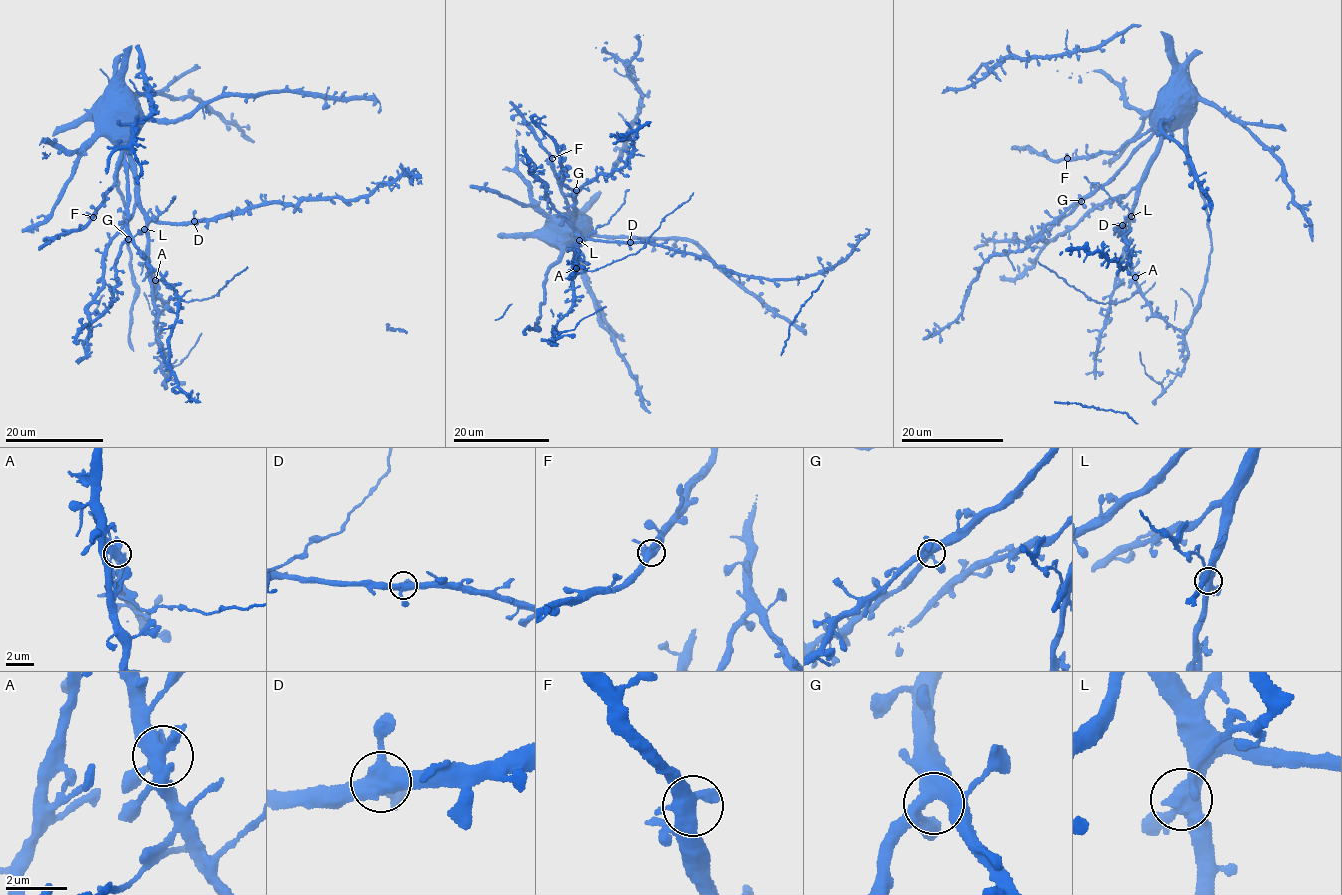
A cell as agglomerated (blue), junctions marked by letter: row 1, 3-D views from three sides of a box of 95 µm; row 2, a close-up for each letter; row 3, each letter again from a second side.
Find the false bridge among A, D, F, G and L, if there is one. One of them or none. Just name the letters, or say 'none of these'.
none of these

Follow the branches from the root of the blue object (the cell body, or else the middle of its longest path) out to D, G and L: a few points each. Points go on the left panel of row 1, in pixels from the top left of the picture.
D: (144, 209), (151, 218), (161, 221), (190, 224), (194, 221)
G: (144, 209), (126, 145), (123, 164), (127, 175), (124, 232), (128, 239)
L: (144, 209), (144, 229)

